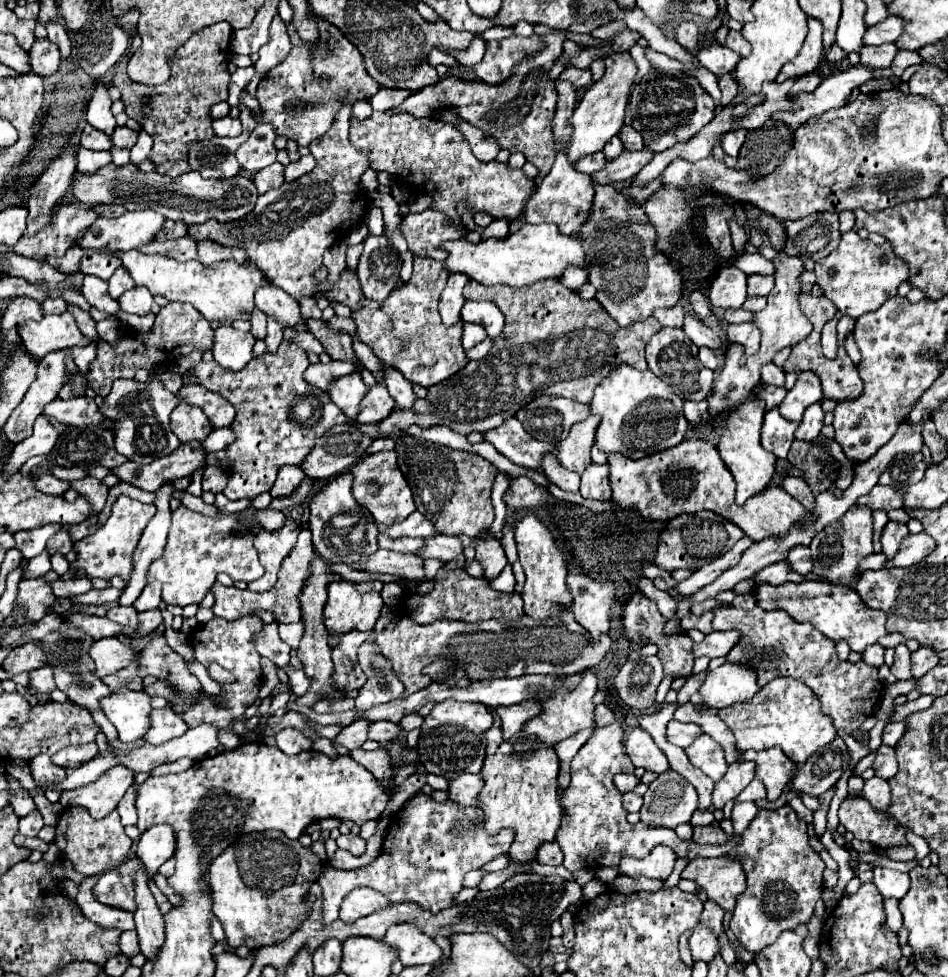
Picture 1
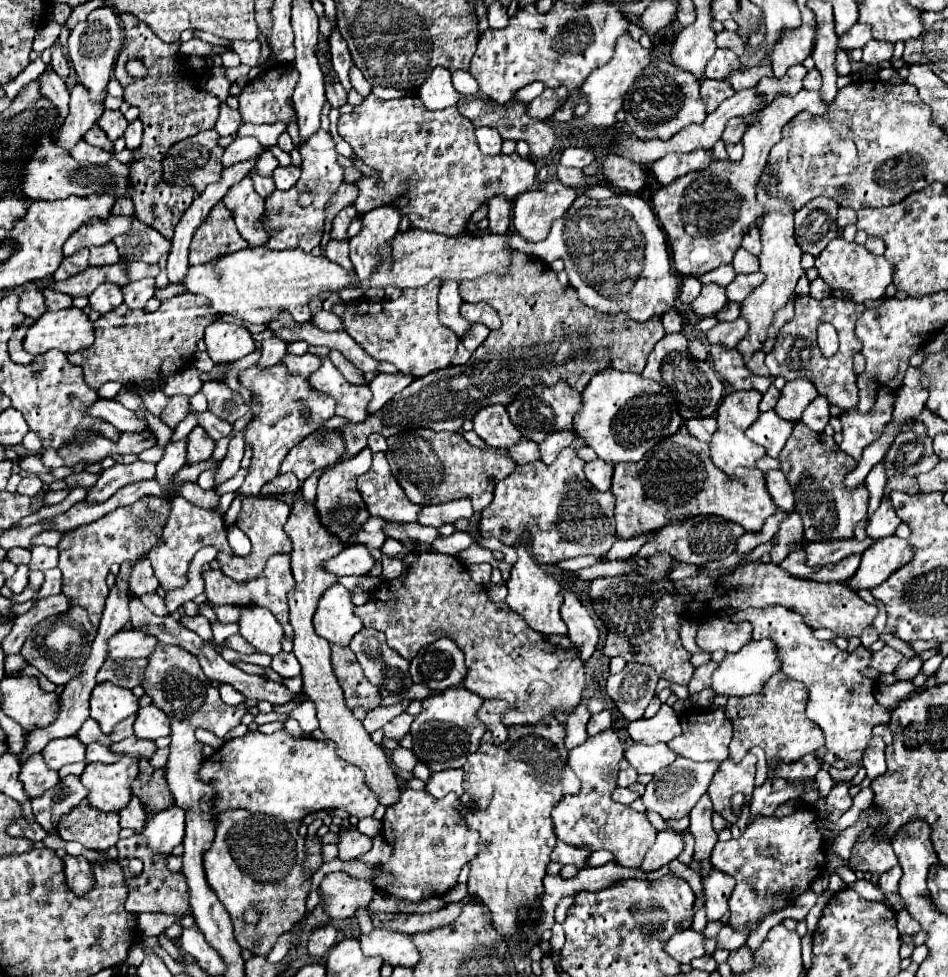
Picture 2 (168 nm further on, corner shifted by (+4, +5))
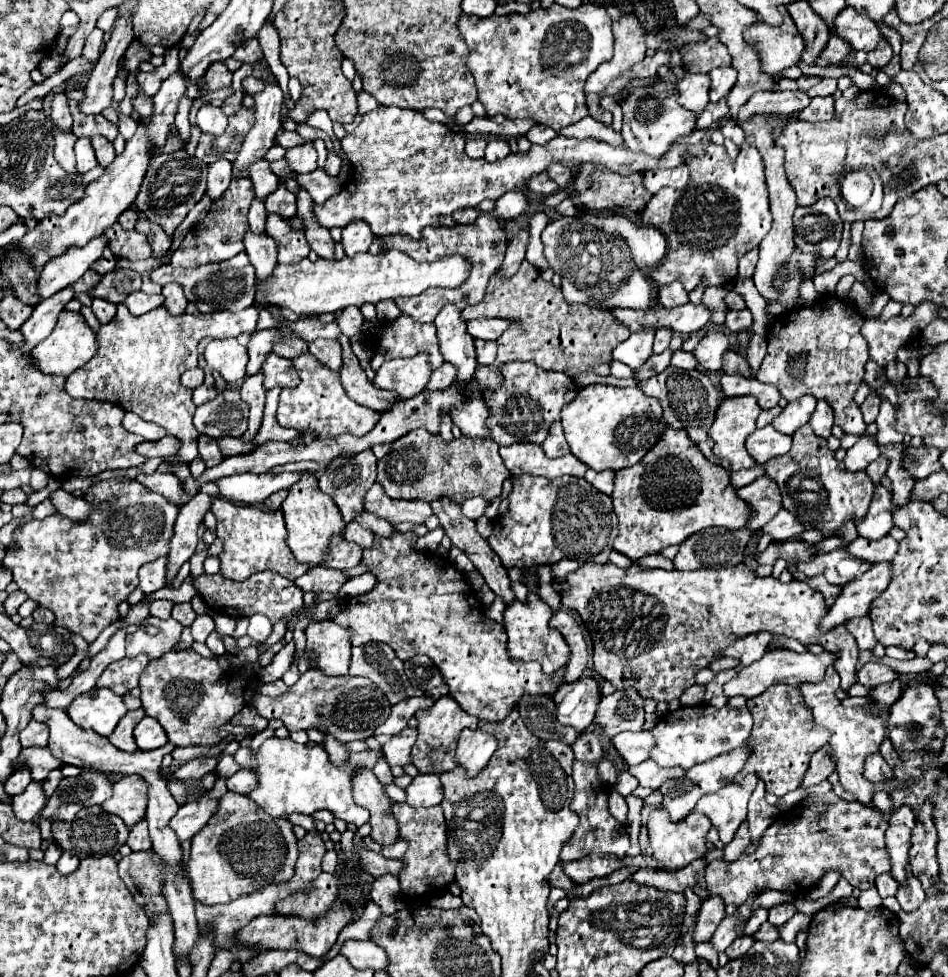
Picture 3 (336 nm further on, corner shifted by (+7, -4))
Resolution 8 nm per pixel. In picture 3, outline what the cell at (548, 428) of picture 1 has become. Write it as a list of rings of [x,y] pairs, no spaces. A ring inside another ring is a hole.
[[[505,363],[501,365],[501,377],[505,377],[501,389],[493,393],[485,393],[483,401],[489,407],[489,417],[485,425],[489,425],[489,437],[499,445],[513,443],[537,443],[541,445],[547,437],[549,425],[559,421],[559,413],[563,405],[575,399],[577,389],[569,375],[559,371],[547,371],[533,363]]]

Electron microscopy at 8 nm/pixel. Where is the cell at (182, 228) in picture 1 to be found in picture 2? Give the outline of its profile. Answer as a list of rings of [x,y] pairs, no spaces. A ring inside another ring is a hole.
[[[162,42],[162,52],[158,52],[158,66],[148,66],[146,78],[128,76],[124,66],[114,68],[116,80],[124,88],[124,100],[130,106],[140,108],[140,120],[144,124],[144,138],[138,148],[140,160],[134,160],[130,166],[130,172],[132,172],[130,198],[134,202],[138,220],[158,230],[166,238],[172,238],[172,232],[180,222],[180,216],[194,200],[194,188],[168,184],[162,176],[162,160],[168,148],[172,148],[172,144],[184,138],[190,138],[202,130],[214,128],[218,108],[220,108],[220,100],[214,94],[206,92],[204,88],[196,88],[194,80],[180,78],[180,72],[176,72],[180,64],[182,64],[180,42],[172,42],[172,44]]]

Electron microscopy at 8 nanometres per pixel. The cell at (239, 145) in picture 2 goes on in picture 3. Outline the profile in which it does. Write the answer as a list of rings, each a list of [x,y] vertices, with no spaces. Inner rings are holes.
[[[217,159],[215,163],[209,165],[209,173],[207,173],[207,197],[209,199],[219,199],[225,189],[231,183],[231,163],[227,159]]]

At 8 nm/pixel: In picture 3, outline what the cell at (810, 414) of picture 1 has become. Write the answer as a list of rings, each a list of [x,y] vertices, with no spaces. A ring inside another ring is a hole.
[[[817,401],[817,409],[809,421],[809,425],[813,427],[813,431],[817,433],[817,437],[829,437],[831,435],[831,427],[833,427],[833,409],[827,401]]]

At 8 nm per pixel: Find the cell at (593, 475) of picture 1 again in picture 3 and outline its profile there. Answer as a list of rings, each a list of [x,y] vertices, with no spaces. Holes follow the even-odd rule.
[[[587,469],[587,473],[585,473],[585,481],[591,483],[597,491],[607,493],[607,495],[613,493],[613,477],[615,477],[615,473],[611,469],[605,469],[599,473],[593,469]]]

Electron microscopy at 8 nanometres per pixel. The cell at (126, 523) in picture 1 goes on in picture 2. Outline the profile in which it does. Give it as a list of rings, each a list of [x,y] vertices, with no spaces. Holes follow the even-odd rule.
[[[150,496],[142,498],[130,506],[120,506],[114,512],[106,514],[104,518],[84,524],[66,532],[58,544],[60,562],[58,568],[62,570],[62,594],[66,594],[74,604],[88,610],[90,620],[94,626],[100,622],[100,612],[104,610],[104,600],[108,598],[106,576],[112,564],[122,564],[126,560],[136,560],[150,552],[156,544],[160,544],[160,532],[166,524],[170,514],[170,504],[162,498]]]

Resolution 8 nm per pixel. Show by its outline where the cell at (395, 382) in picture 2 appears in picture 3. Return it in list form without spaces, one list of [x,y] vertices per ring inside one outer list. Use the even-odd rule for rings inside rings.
[[[425,355],[411,359],[391,359],[381,365],[373,383],[381,389],[399,393],[403,399],[409,399],[425,389],[431,373],[433,369],[429,369],[429,359],[425,359]]]

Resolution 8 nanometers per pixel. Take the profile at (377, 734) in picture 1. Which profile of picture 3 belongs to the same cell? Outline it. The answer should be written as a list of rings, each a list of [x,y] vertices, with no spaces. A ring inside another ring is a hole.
[[[405,729],[403,733],[399,735],[393,735],[385,745],[383,745],[383,753],[385,753],[385,759],[391,767],[395,765],[409,765],[411,759],[409,759],[409,753],[411,753],[411,747],[413,747],[413,741],[417,739],[417,729]]]

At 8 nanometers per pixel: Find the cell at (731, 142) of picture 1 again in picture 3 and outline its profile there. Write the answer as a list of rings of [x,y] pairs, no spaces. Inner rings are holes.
[[[725,119],[723,123],[721,123],[721,133],[727,137],[727,139],[731,139],[733,143],[737,143],[737,145],[741,145],[743,143],[743,131],[741,131],[741,127],[733,121],[733,119]]]

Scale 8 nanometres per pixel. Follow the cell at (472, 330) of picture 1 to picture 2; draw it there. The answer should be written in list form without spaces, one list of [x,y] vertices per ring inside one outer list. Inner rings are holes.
[[[470,324],[468,328],[468,336],[464,336],[464,340],[460,340],[470,352],[474,352],[486,338],[488,338],[490,330],[484,324]]]

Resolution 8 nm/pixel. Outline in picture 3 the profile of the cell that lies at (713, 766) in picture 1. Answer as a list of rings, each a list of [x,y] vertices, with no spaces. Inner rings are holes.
[[[701,704],[690,707],[679,707],[677,711],[667,712],[657,725],[651,729],[655,745],[649,757],[661,767],[681,767],[691,769],[697,763],[705,763],[721,753],[737,749],[745,743],[753,727],[753,719],[747,707],[713,707]]]

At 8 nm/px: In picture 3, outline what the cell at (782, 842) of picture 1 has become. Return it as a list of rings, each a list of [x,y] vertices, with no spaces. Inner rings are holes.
[[[833,791],[805,799],[803,807],[799,805],[799,815],[787,817],[787,823],[775,821],[767,827],[753,855],[741,855],[733,863],[723,859],[709,863],[705,871],[707,889],[719,895],[725,905],[741,905],[749,895],[755,893],[755,887],[761,891],[777,889],[803,893],[831,869],[837,869],[853,887],[859,887],[861,891],[871,889],[877,875],[891,871],[885,849],[887,827],[889,815],[881,813],[879,809],[863,807],[857,801],[847,803]]]

